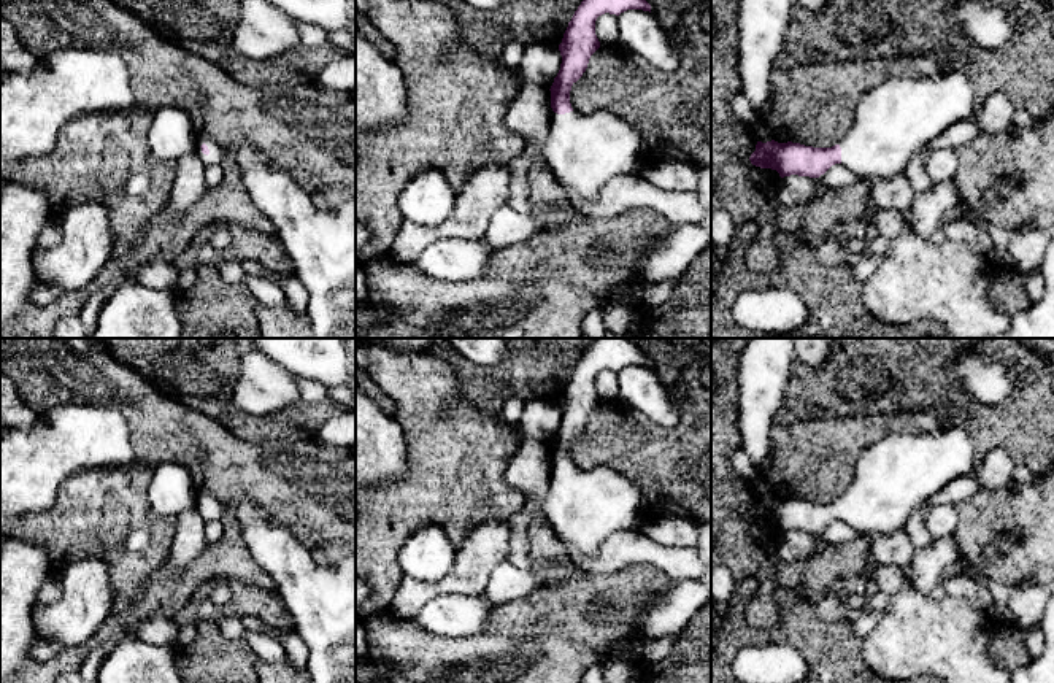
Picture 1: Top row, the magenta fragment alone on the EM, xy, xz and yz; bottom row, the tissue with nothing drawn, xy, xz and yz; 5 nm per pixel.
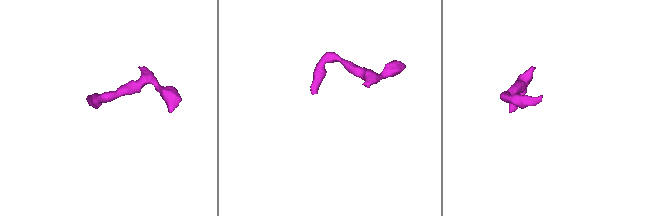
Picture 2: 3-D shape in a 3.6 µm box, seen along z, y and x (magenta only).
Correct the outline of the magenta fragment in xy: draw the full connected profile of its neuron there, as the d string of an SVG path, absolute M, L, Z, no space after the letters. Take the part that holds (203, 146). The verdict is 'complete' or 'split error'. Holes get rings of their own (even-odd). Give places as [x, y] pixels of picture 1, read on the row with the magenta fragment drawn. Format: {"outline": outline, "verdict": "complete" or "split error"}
{"outline": "M200 138L200 145L195 152L200 156L205 167L213 164L221 165L225 157L225 148L210 138Z", "verdict": "split error"}

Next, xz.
{"outline": "M583 0L575 11L564 33L559 51L562 64L551 86L551 127L541 154L554 176L554 181L564 191L575 192L586 199L595 199L600 189L614 176L635 175L640 172L641 133L625 119L606 113L595 111L581 114L571 108L571 86L583 76L590 56L600 48L595 35L595 21L598 16L610 13L619 16L627 10L643 10L651 13L651 5L646 0Z", "verdict": "split error"}

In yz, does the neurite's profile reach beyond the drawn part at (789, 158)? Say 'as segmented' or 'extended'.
extended

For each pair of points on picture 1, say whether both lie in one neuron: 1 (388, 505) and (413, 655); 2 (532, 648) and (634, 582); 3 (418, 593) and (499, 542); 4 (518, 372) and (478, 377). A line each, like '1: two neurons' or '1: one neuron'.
1: two neurons
2: one neuron
3: one neuron
4: one neuron

